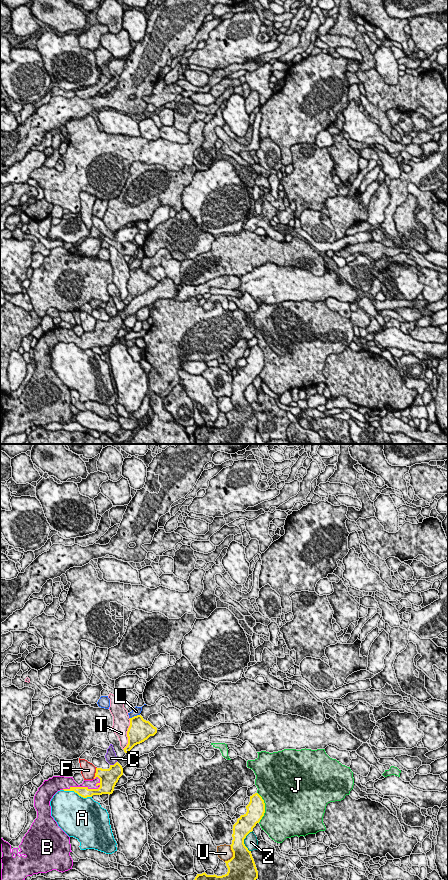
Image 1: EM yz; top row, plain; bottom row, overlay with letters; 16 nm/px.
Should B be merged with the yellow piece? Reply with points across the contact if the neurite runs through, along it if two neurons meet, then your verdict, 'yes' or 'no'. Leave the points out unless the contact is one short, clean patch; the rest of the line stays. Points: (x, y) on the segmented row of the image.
yes

